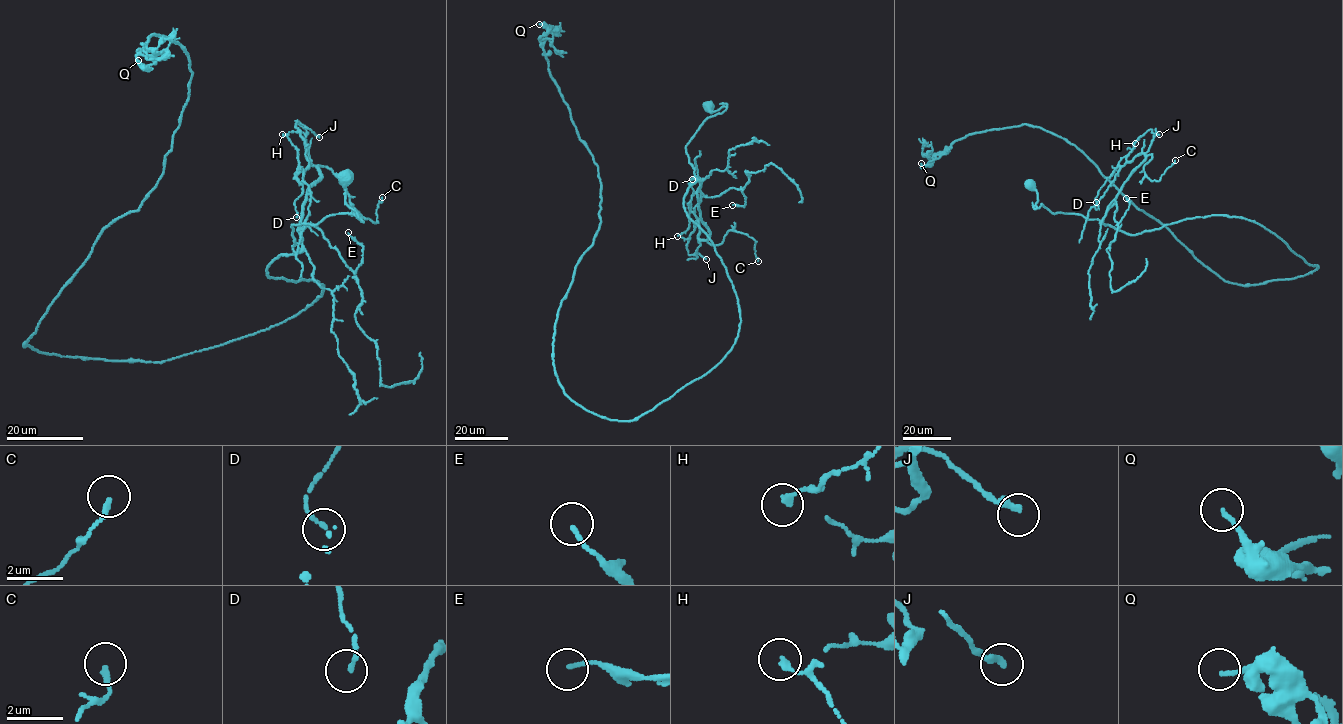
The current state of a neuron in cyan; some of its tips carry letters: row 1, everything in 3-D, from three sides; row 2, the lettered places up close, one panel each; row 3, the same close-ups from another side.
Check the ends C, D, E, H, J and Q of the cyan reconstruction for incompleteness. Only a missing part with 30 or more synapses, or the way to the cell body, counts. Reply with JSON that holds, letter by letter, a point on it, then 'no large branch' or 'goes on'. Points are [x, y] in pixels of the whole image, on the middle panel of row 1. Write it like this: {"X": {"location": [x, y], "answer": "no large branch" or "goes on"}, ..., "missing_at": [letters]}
{"C": {"location": [758, 261], "answer": "no large branch"}, "D": {"location": [692, 179], "answer": "no large branch"}, "E": {"location": [732, 205], "answer": "no large branch"}, "H": {"location": [677, 236], "answer": "no large branch"}, "J": {"location": [706, 259], "answer": "no large branch"}, "Q": {"location": [539, 24], "answer": "no large branch"}, "missing_at": []}

